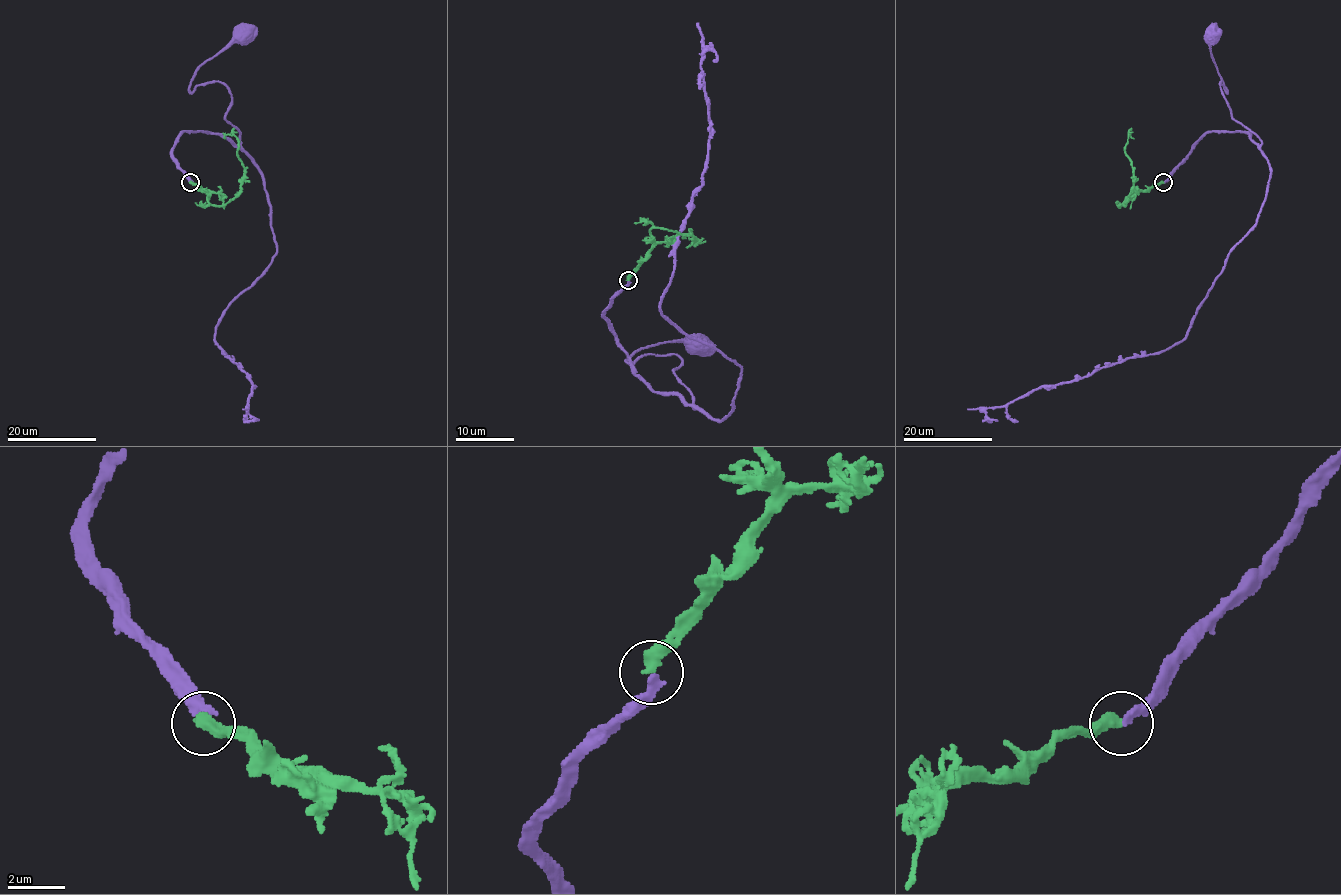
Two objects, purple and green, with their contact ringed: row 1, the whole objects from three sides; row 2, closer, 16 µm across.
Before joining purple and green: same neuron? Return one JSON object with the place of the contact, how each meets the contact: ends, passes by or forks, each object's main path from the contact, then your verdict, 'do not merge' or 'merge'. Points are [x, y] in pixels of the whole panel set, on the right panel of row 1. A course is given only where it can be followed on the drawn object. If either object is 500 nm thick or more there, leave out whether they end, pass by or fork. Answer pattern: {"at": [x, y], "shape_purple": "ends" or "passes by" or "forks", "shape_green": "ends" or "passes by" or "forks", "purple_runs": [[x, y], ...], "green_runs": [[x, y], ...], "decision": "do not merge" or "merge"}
{"at": [1163, 182], "shape_purple": "ends", "shape_green": "ends", "purple_runs": [[1164, 183], [1207, 133], [1246, 131], [1259, 146], [1262, 143], [1234, 119], [1210, 52], [1210, 34]], "green_runs": [[1164, 183], [1136, 193], [1126, 199], [1125, 205], [1132, 189], [1133, 167], [1125, 146], [1128, 135], [1133, 138]], "decision": "do not merge"}

